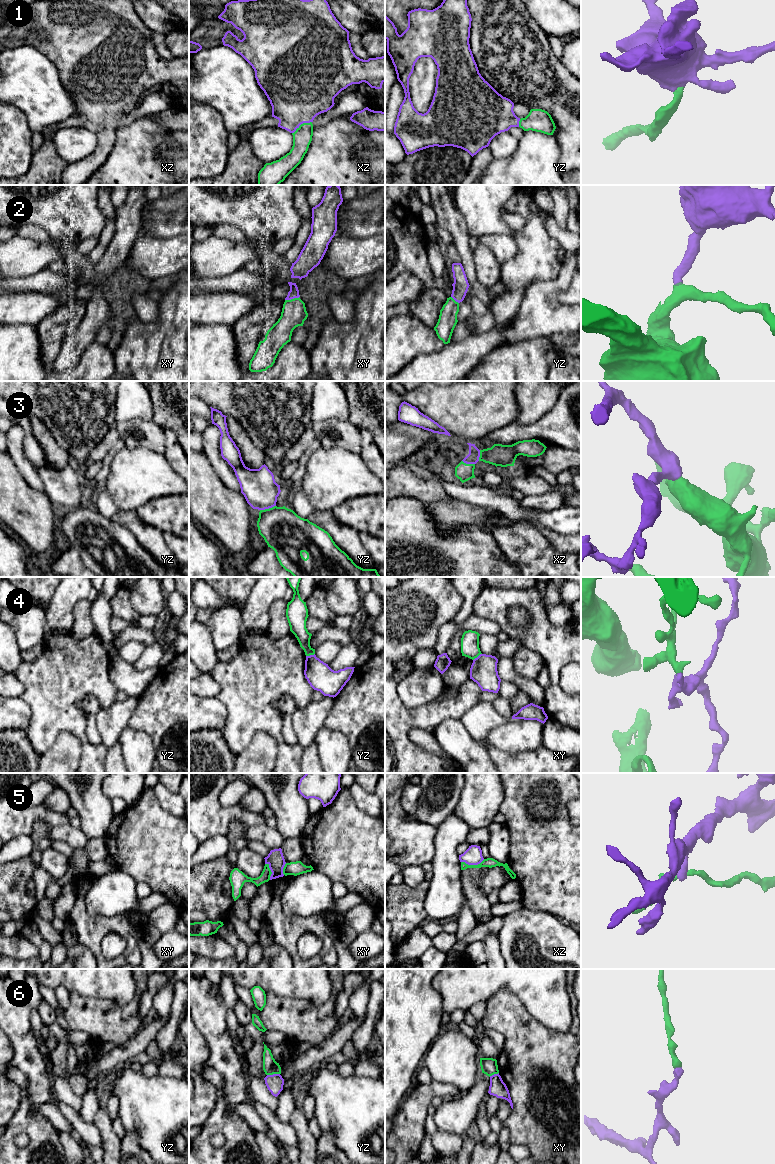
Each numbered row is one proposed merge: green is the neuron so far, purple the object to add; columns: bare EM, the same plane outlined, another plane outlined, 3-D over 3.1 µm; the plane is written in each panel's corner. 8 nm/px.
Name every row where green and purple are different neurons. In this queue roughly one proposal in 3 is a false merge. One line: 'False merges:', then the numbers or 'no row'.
False merges: 4, 5, 6

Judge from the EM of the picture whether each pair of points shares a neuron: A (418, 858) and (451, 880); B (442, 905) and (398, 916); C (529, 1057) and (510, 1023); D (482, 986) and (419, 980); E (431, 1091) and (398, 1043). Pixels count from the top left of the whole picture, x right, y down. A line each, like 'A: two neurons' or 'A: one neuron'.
A: two neurons
B: two neurons
C: one neuron
D: two neurons
E: two neurons

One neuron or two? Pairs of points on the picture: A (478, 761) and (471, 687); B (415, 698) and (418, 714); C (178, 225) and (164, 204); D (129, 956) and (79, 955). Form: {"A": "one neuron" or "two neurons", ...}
{"A": "two neurons", "B": "two neurons", "C": "one neuron", "D": "two neurons"}

